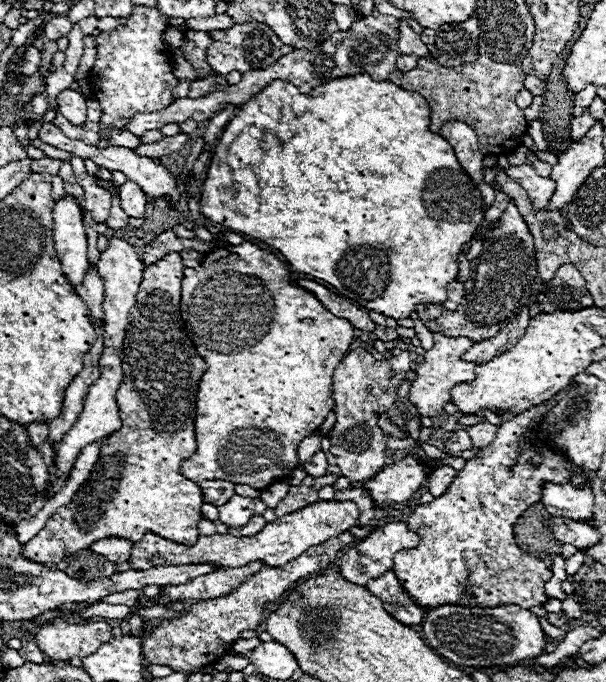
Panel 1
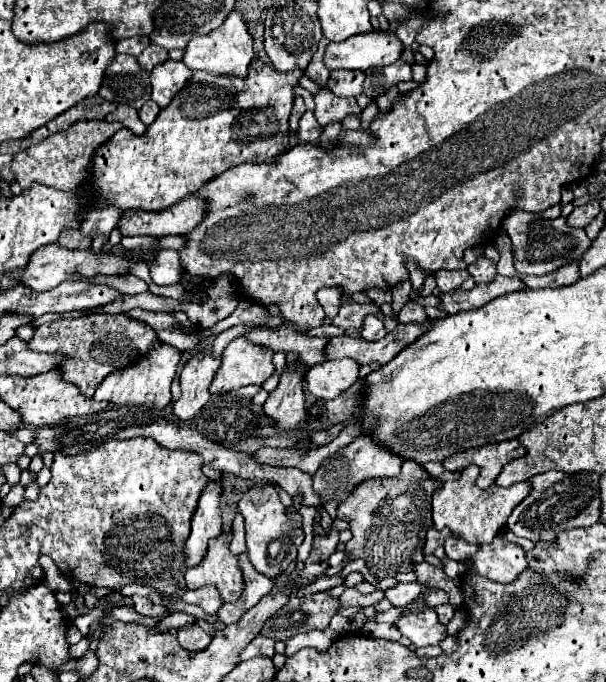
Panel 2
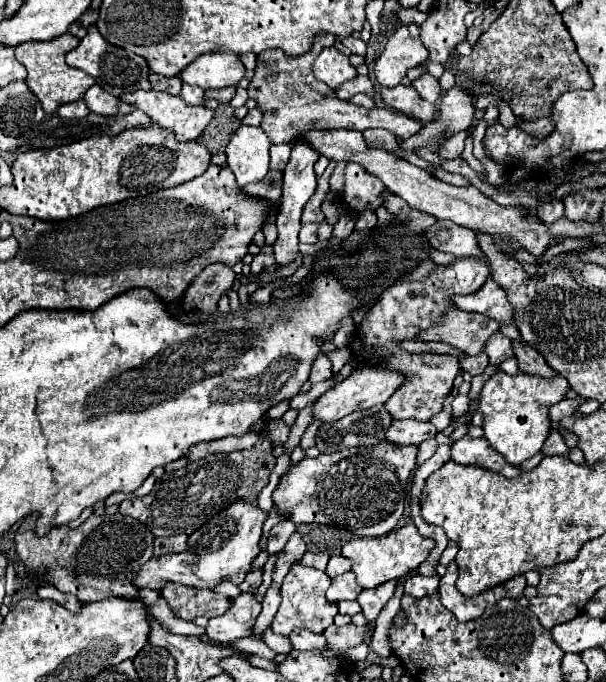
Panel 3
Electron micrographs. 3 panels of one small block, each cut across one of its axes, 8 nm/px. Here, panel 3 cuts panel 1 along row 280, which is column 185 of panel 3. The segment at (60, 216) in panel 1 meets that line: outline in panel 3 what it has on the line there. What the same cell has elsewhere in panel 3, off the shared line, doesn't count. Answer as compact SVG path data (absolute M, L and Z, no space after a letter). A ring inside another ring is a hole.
M234 52L204 54L194 60L182 74L182 82L200 88L226 88L236 86L244 78L244 64Z

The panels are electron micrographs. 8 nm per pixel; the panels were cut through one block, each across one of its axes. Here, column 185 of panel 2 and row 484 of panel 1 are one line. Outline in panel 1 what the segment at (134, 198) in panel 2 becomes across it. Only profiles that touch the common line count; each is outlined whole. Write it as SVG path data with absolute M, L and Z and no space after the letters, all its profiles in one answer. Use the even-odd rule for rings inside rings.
M178 252L166 254L162 260L148 266L142 274L142 284L136 292L136 306L130 310L130 326L124 336L124 380L118 388L118 408L122 410L122 428L114 432L102 444L100 460L96 462L90 482L80 488L74 500L58 508L46 522L46 526L22 546L22 556L38 562L50 564L60 562L66 556L88 548L92 542L118 536L126 540L140 540L146 530L154 534L178 542L178 544L196 544L198 538L198 522L202 518L202 488L184 478L180 474L180 464L196 452L196 434L194 434L194 410L196 410L196 394L198 382L206 372L206 362L196 352L192 340L184 332L182 312L180 312L180 296L182 296L182 278L184 264Z

